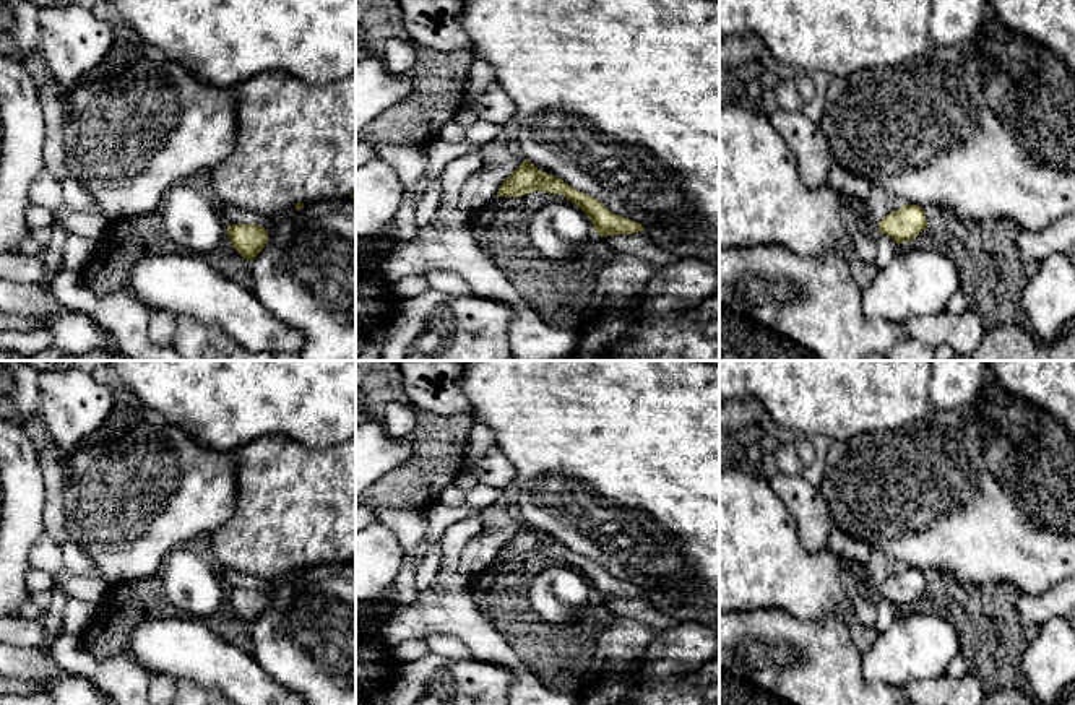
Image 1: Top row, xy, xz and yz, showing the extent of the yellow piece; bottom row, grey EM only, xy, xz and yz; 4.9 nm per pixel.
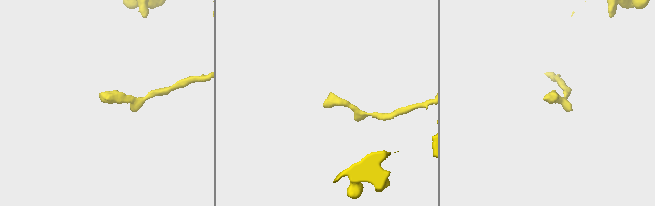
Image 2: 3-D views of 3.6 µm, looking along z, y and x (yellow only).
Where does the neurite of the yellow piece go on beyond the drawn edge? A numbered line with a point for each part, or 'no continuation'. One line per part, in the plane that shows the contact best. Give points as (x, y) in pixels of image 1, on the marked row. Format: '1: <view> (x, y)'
no continuation

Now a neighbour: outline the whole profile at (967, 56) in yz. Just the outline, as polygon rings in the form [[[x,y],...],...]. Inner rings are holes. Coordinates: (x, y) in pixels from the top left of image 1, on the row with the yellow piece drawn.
[[[984,41],[974,45],[937,47],[926,54],[926,57],[930,60],[948,62],[963,67],[974,67],[976,63],[981,65],[984,60],[994,55],[994,47],[987,45]]]

